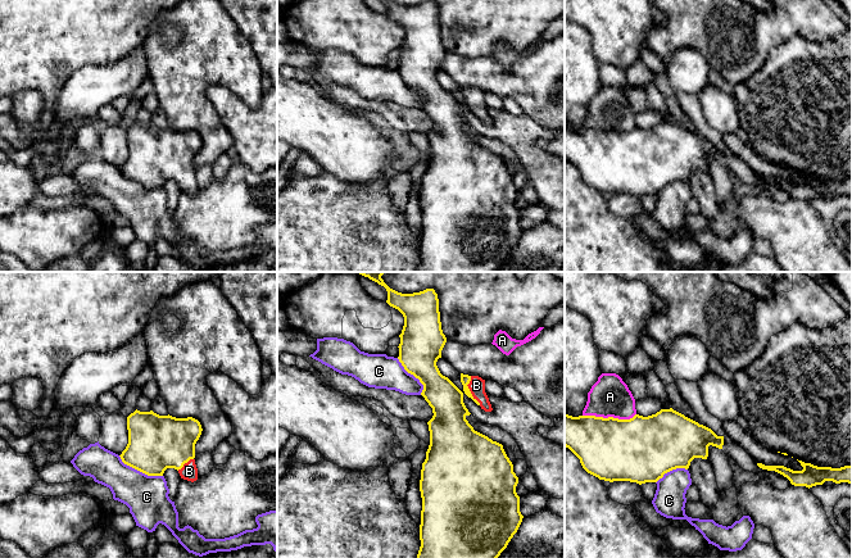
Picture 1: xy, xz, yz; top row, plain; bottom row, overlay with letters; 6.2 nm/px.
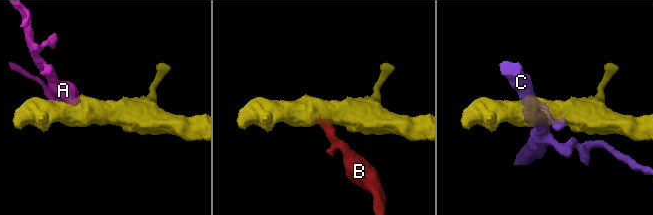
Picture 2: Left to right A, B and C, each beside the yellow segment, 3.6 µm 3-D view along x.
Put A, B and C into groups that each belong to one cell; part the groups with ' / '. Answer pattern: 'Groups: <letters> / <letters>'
Groups: A / B / C

